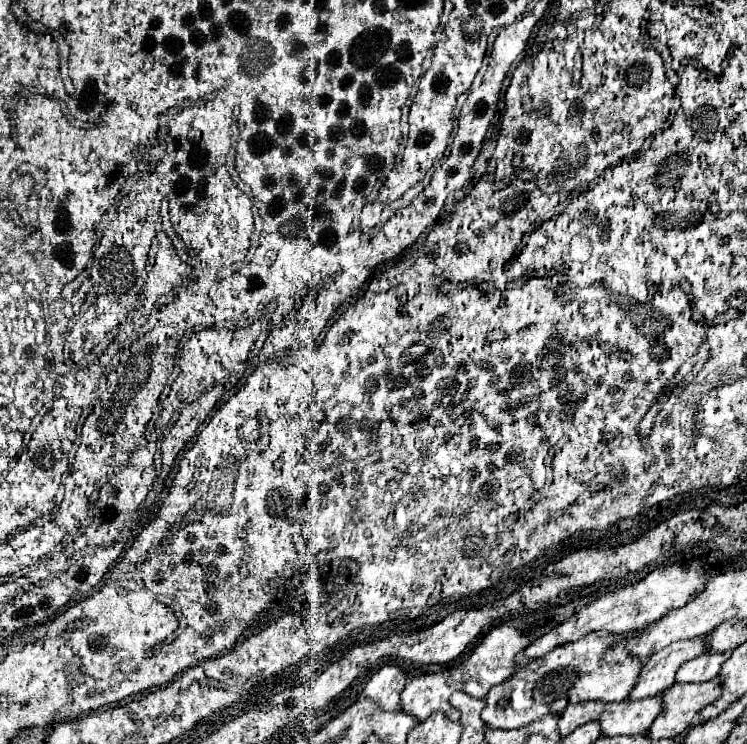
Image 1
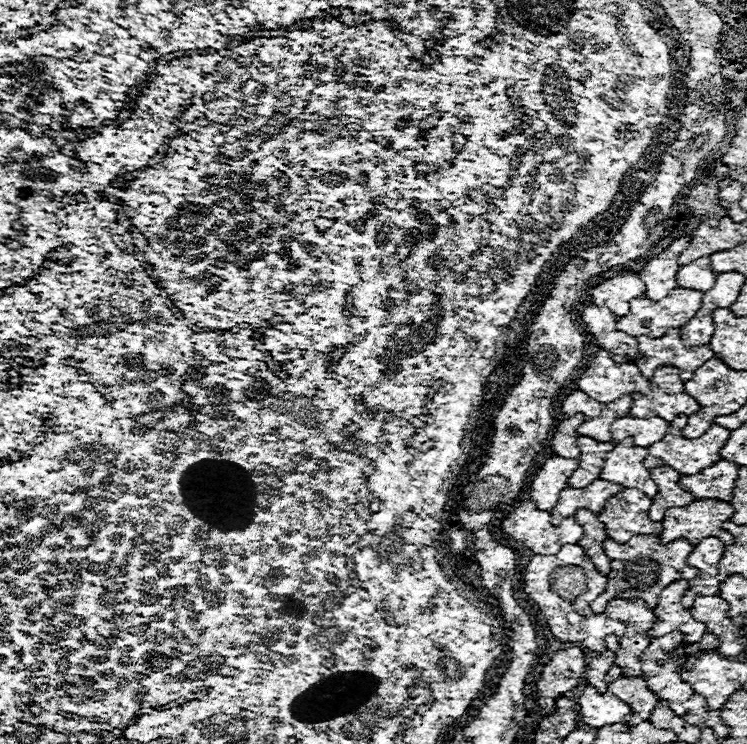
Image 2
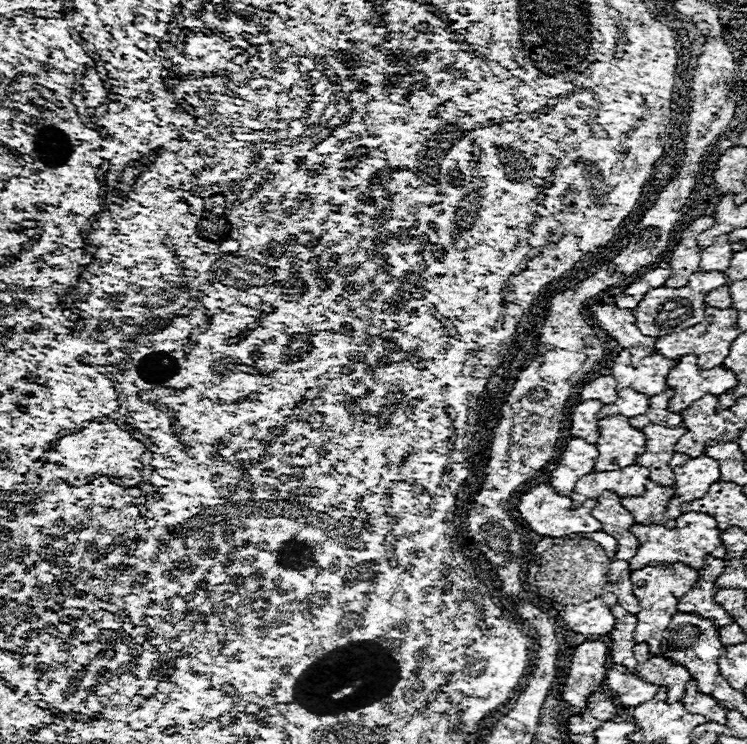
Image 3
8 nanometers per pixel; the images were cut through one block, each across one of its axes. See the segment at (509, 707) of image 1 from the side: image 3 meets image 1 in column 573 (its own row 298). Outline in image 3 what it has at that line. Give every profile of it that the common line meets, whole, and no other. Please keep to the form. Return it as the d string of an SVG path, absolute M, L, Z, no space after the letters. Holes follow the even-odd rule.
M702 270L702 272L692 274L692 278L690 278L688 286L684 286L684 290L668 290L666 286L648 290L648 294L644 294L644 298L640 300L640 306L634 310L640 332L646 336L660 338L664 334L672 334L672 330L684 330L688 326L700 324L700 320L704 320L704 310L706 310L704 296L712 288L718 288L726 282L728 282L726 274L716 274L716 270L714 272Z

